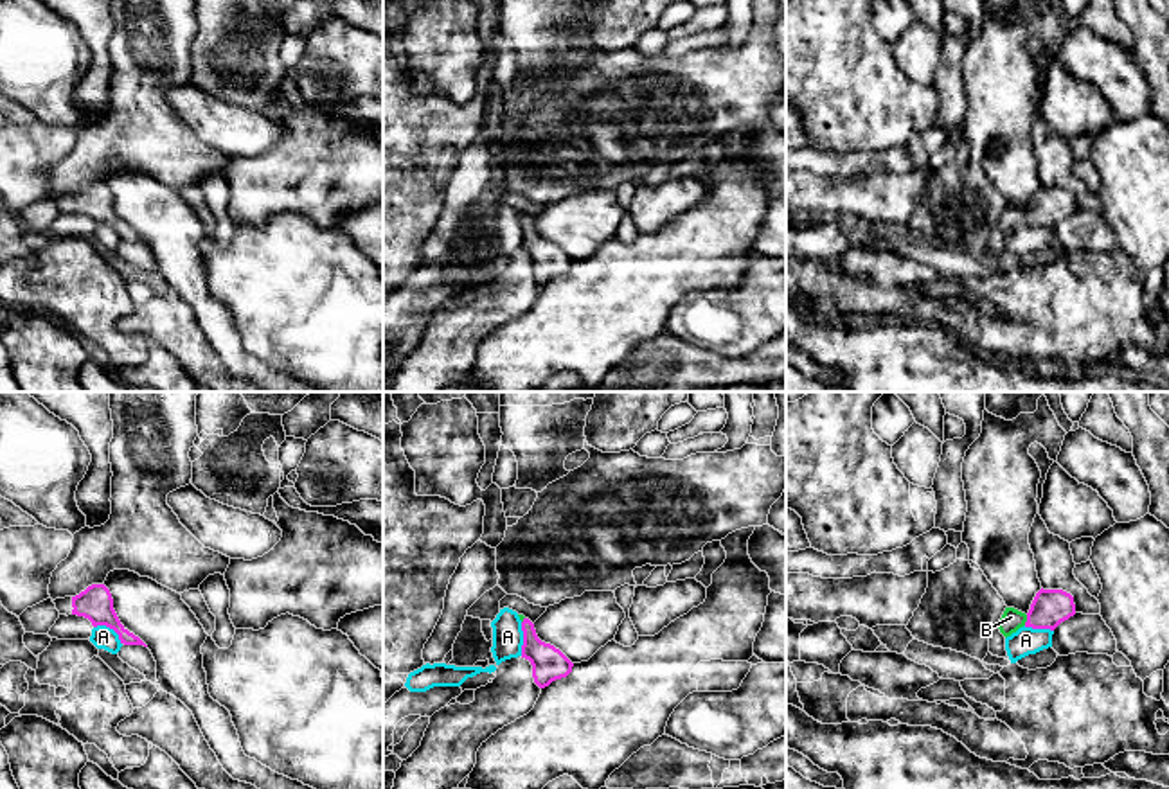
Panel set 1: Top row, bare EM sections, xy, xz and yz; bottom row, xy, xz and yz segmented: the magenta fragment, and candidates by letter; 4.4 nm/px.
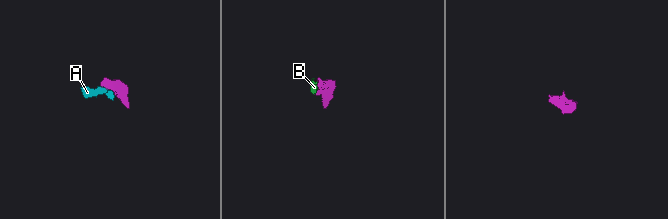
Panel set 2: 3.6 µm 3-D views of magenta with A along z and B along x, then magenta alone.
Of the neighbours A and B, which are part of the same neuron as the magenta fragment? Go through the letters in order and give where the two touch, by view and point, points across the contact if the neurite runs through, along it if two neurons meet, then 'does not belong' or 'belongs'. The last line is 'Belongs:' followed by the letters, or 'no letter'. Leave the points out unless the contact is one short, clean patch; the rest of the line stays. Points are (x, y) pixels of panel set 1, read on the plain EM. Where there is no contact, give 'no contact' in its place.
A: meets magenta in xy at (110, 225); border along xy (94, 223), (108, 223), (121, 241); does not belong
B: meets magenta in yz at (1027, 218); belongs
Belongs: B

